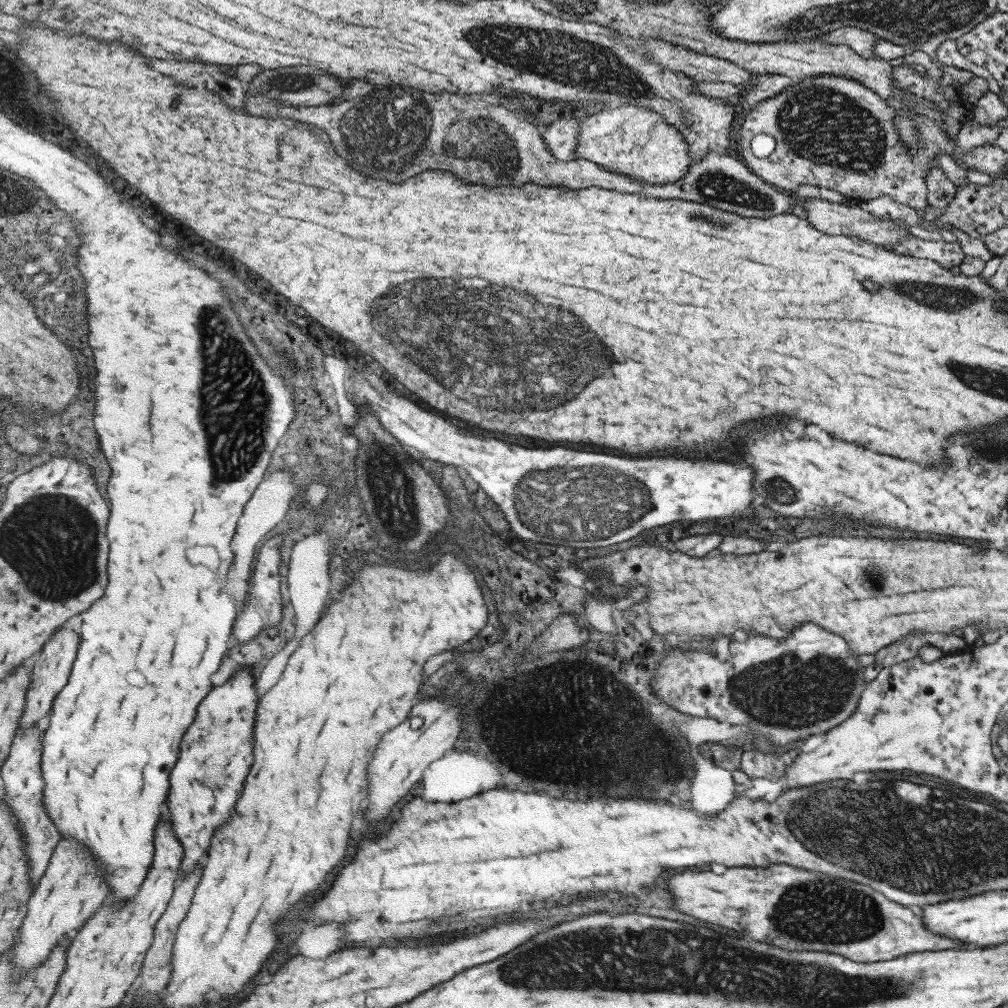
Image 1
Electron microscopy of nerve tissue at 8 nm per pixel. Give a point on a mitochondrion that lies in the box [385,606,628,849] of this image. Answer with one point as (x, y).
(571, 675)

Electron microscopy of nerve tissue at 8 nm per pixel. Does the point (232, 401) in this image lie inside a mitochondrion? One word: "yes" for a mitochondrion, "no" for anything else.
yes

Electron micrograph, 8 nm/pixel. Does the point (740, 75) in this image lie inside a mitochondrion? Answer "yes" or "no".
no

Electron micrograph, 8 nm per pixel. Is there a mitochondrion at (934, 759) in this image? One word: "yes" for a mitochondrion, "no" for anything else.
no

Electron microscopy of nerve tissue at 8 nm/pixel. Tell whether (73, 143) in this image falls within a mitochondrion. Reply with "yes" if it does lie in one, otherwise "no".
no

